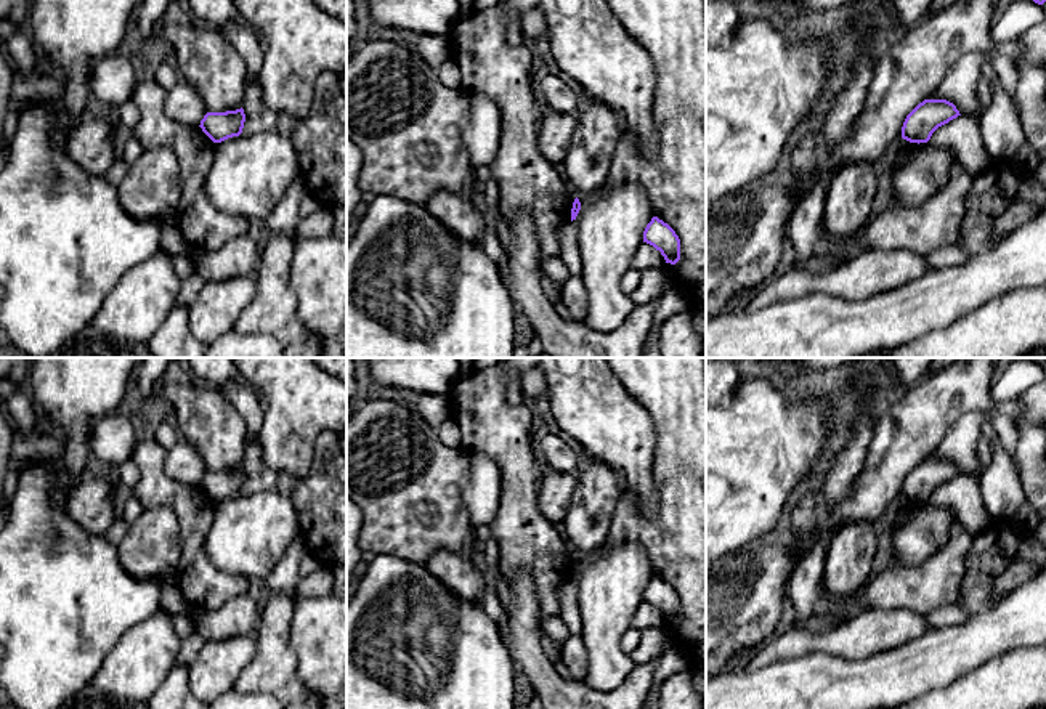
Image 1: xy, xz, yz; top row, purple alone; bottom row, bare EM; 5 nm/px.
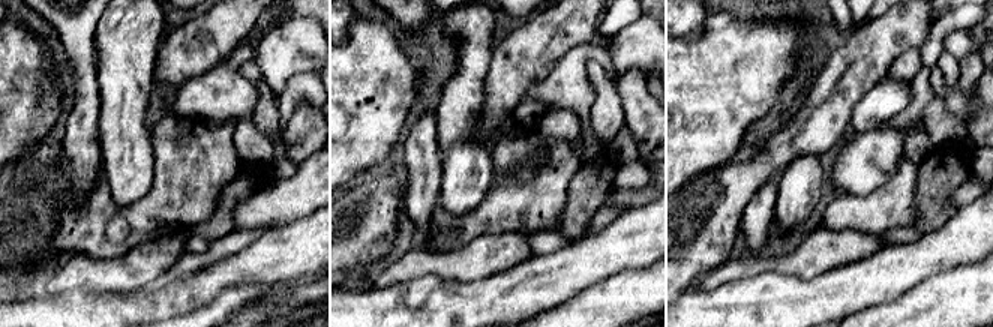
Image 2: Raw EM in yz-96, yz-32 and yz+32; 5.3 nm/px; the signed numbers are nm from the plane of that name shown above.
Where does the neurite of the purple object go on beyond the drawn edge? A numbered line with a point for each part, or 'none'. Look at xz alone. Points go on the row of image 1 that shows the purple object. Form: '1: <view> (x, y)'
none

